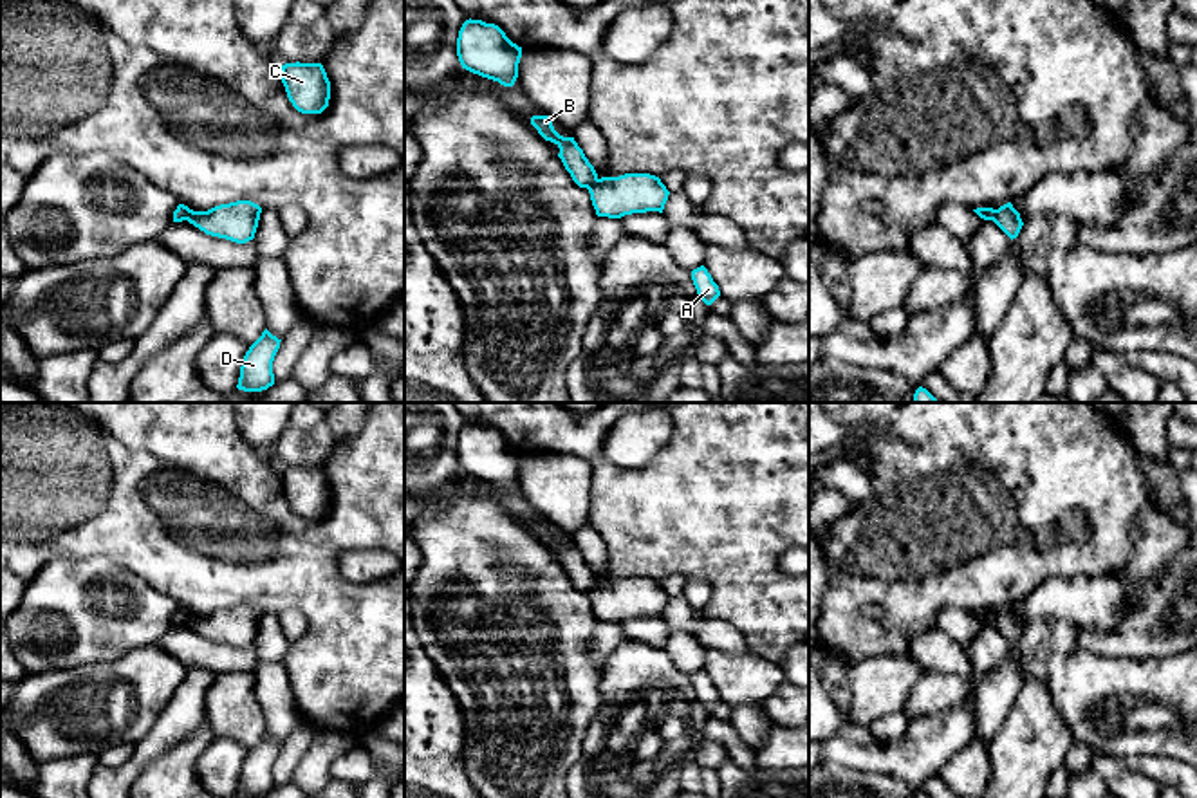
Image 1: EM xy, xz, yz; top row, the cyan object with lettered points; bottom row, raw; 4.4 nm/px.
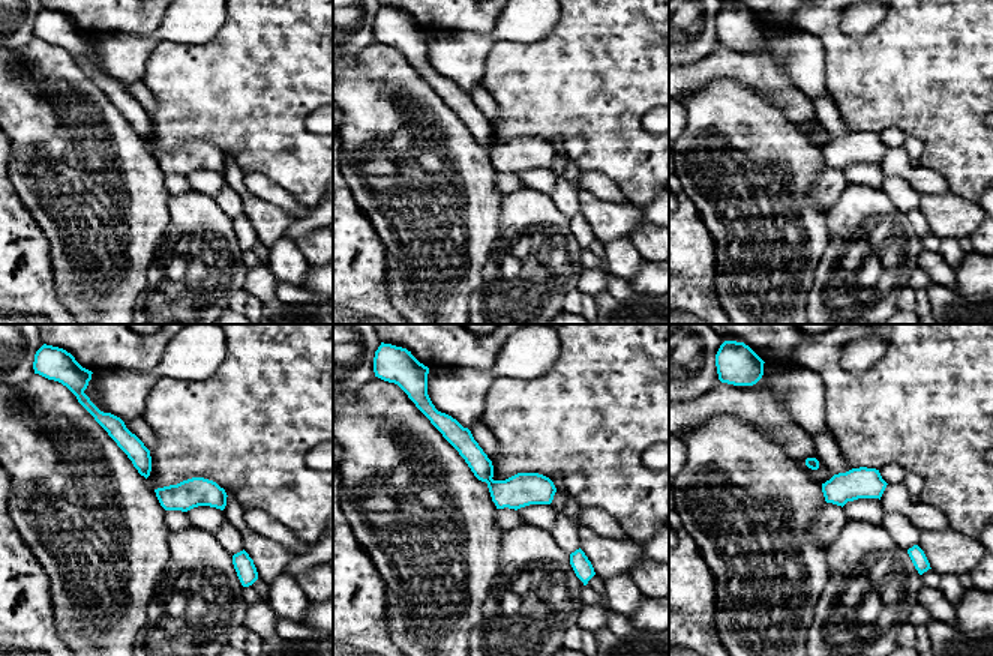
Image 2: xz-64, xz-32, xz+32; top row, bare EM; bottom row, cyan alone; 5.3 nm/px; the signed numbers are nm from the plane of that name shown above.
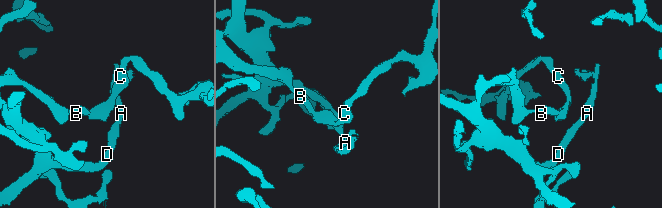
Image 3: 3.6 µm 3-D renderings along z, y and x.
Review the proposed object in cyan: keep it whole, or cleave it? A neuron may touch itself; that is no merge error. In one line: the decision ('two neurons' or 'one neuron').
two neurons

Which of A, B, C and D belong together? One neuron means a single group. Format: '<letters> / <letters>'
A B D / C

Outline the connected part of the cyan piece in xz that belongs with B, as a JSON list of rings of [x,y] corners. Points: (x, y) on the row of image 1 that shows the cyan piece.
[[[533,116],[531,125],[538,130],[538,134],[545,139],[554,143],[560,148],[558,157],[561,159],[565,170],[571,173],[572,181],[580,188],[590,188],[598,182],[598,173],[594,166],[585,157],[583,150],[578,146],[574,137],[560,135],[549,116]]]

